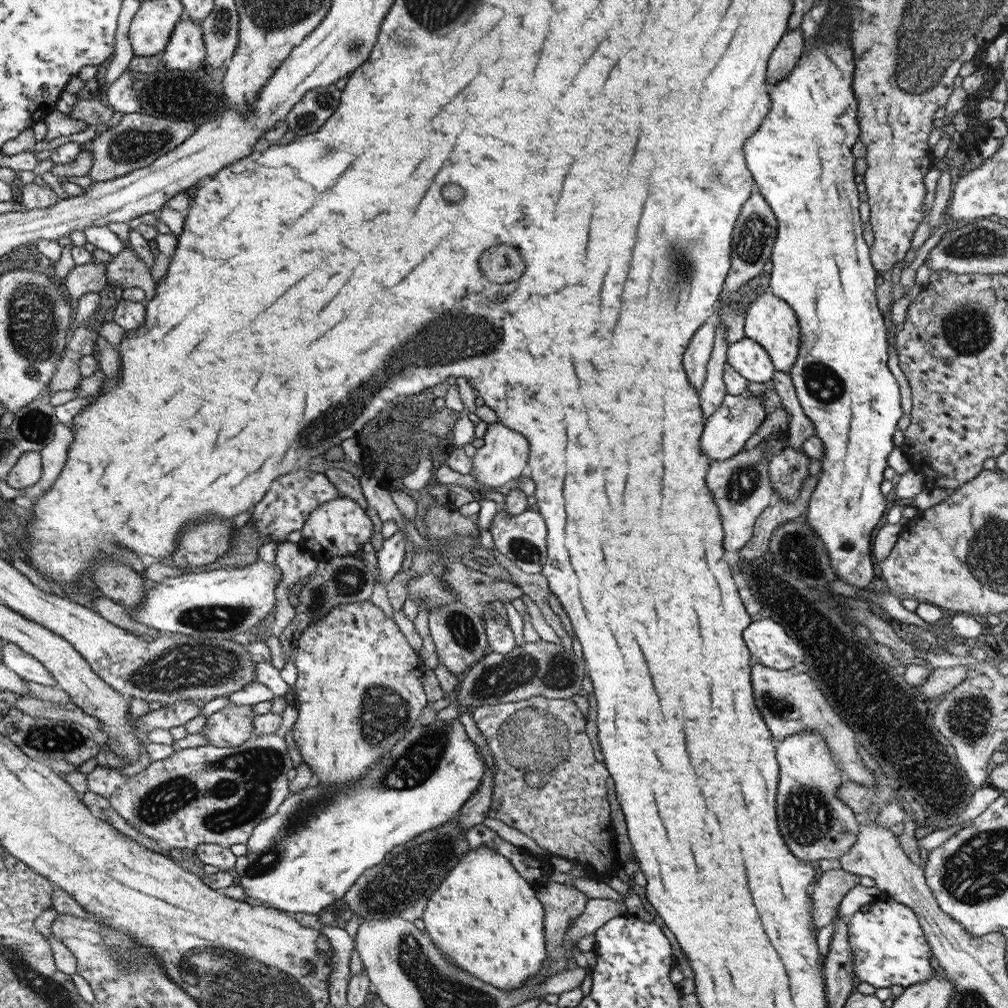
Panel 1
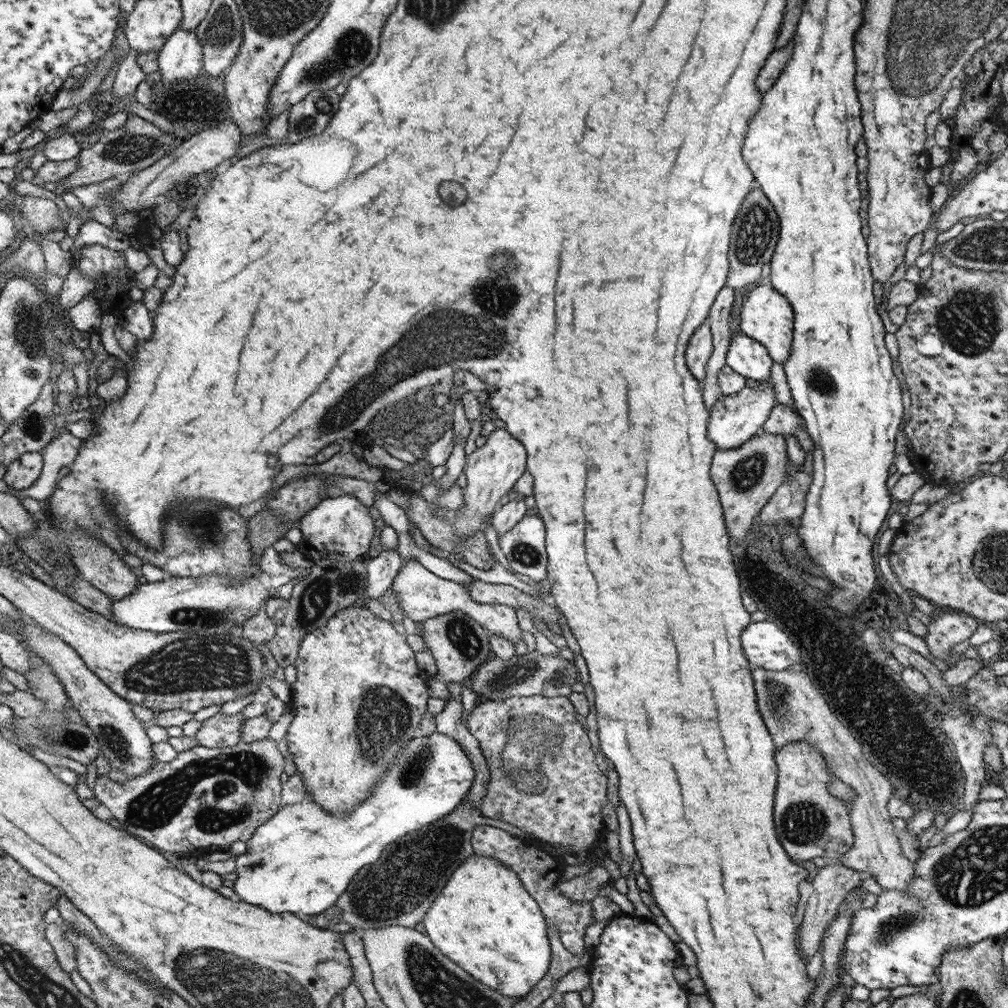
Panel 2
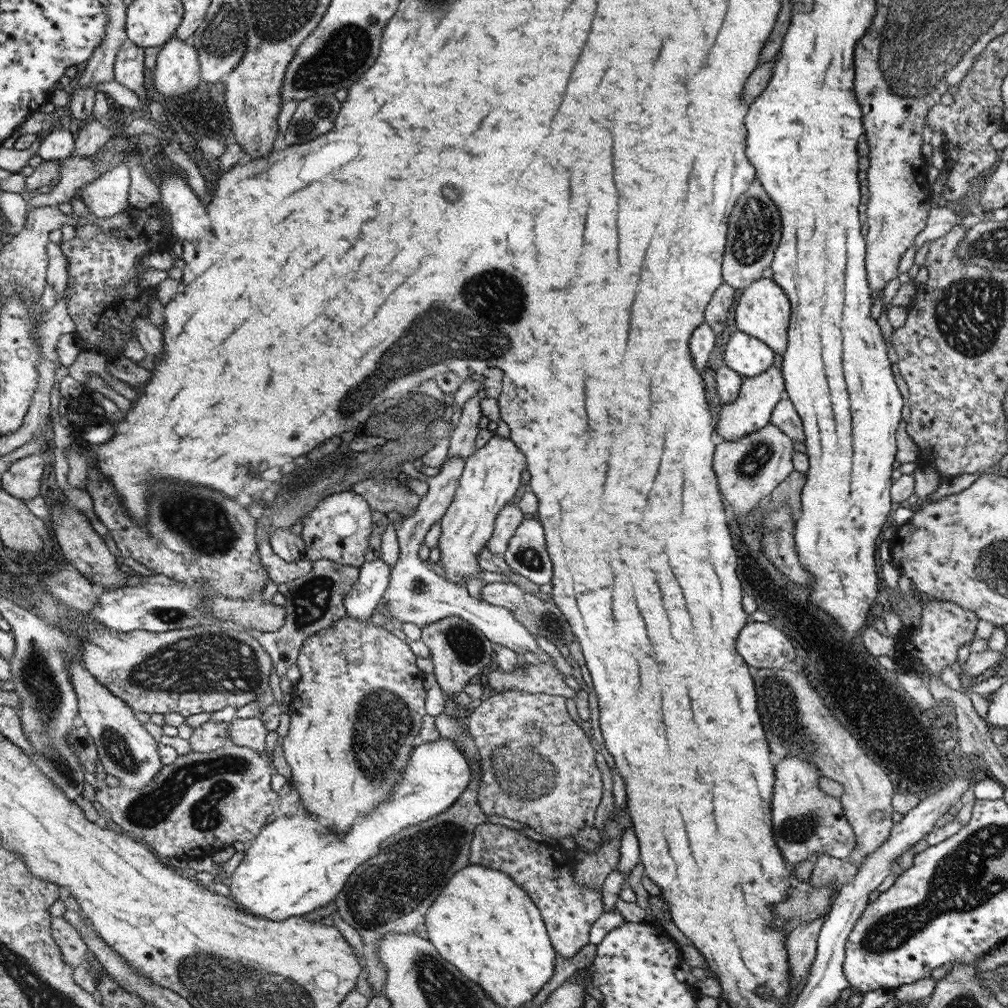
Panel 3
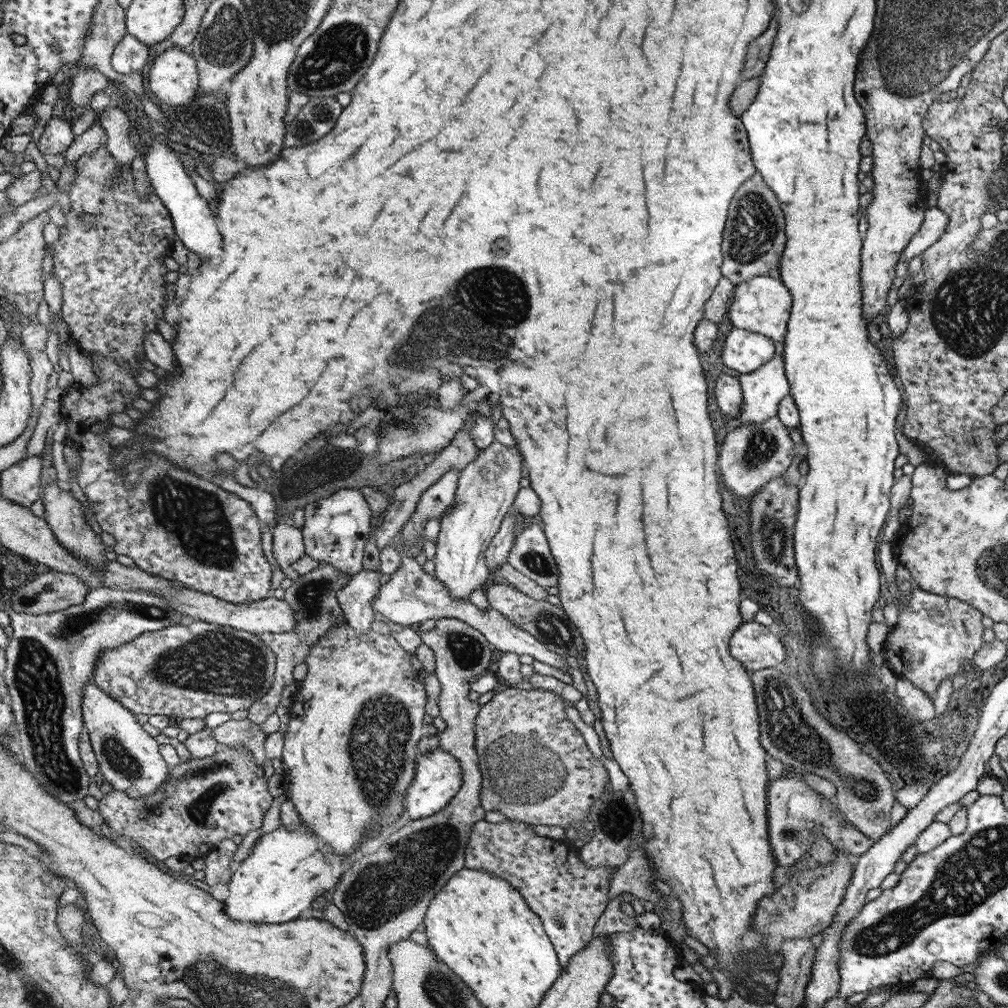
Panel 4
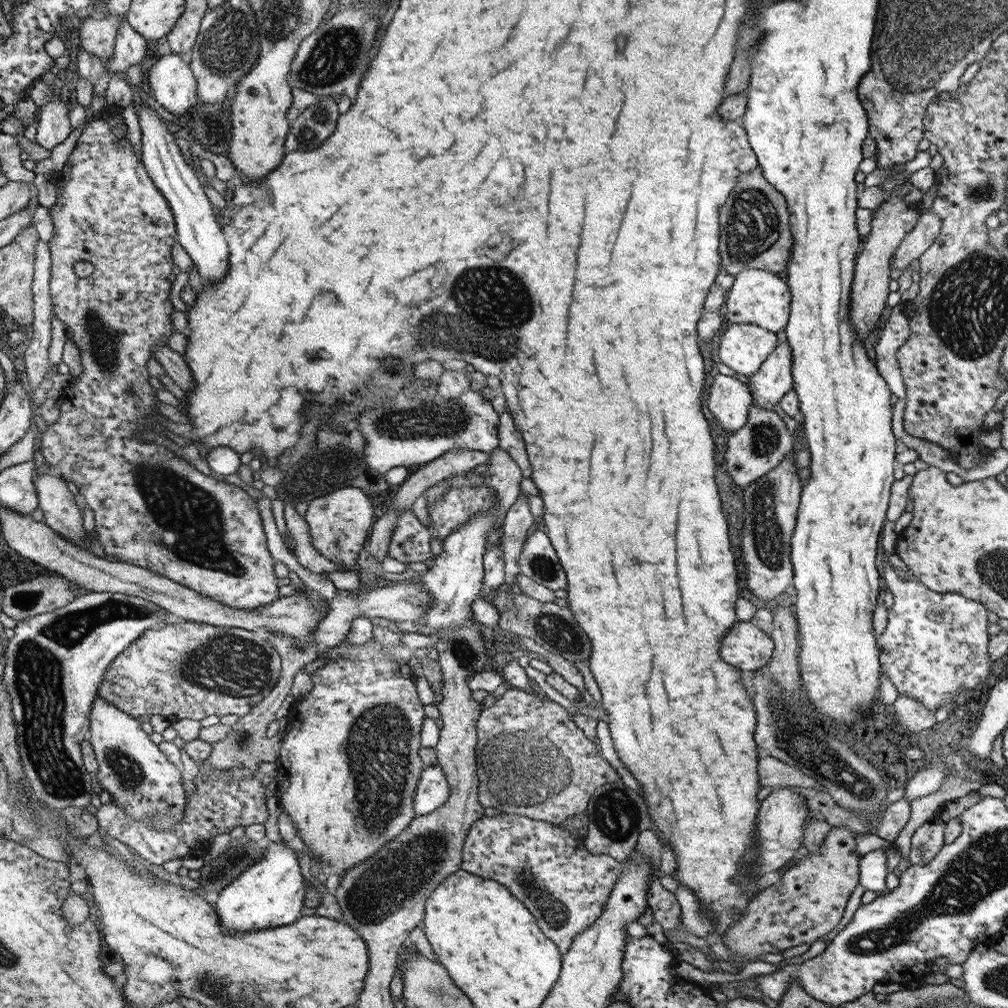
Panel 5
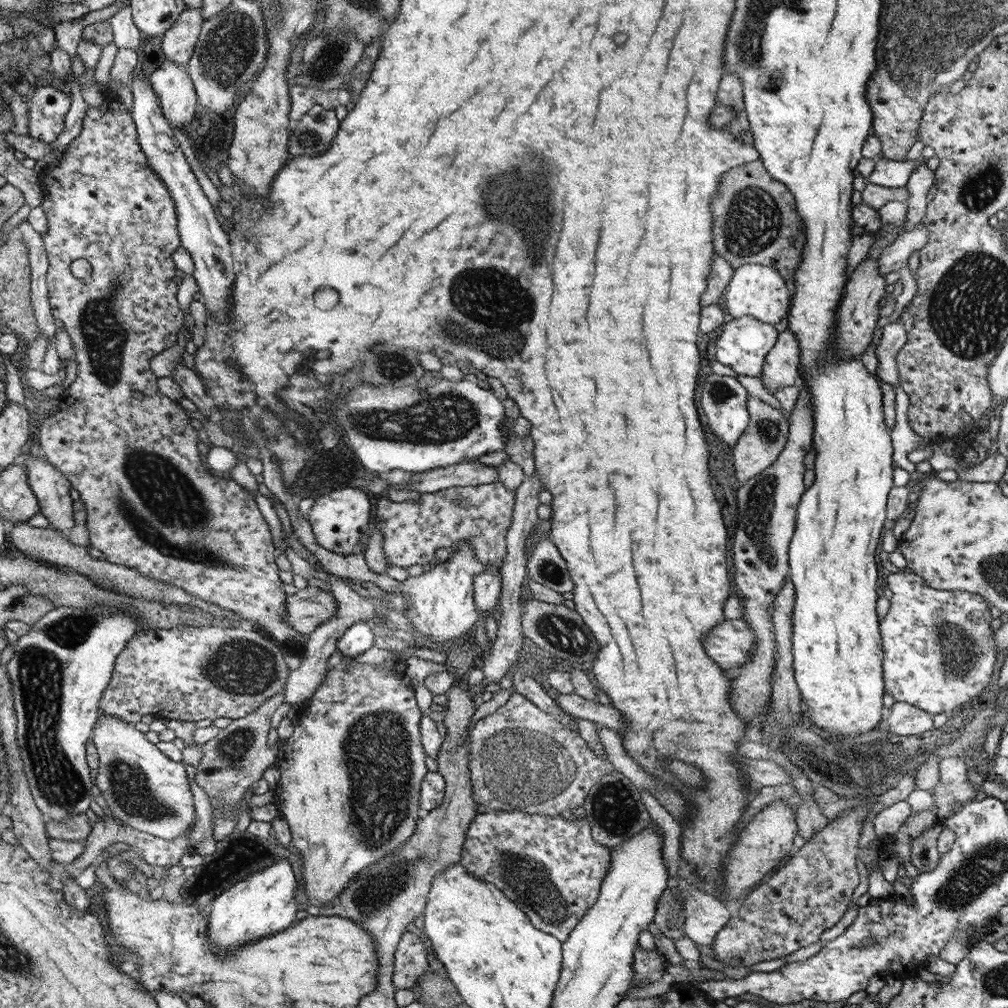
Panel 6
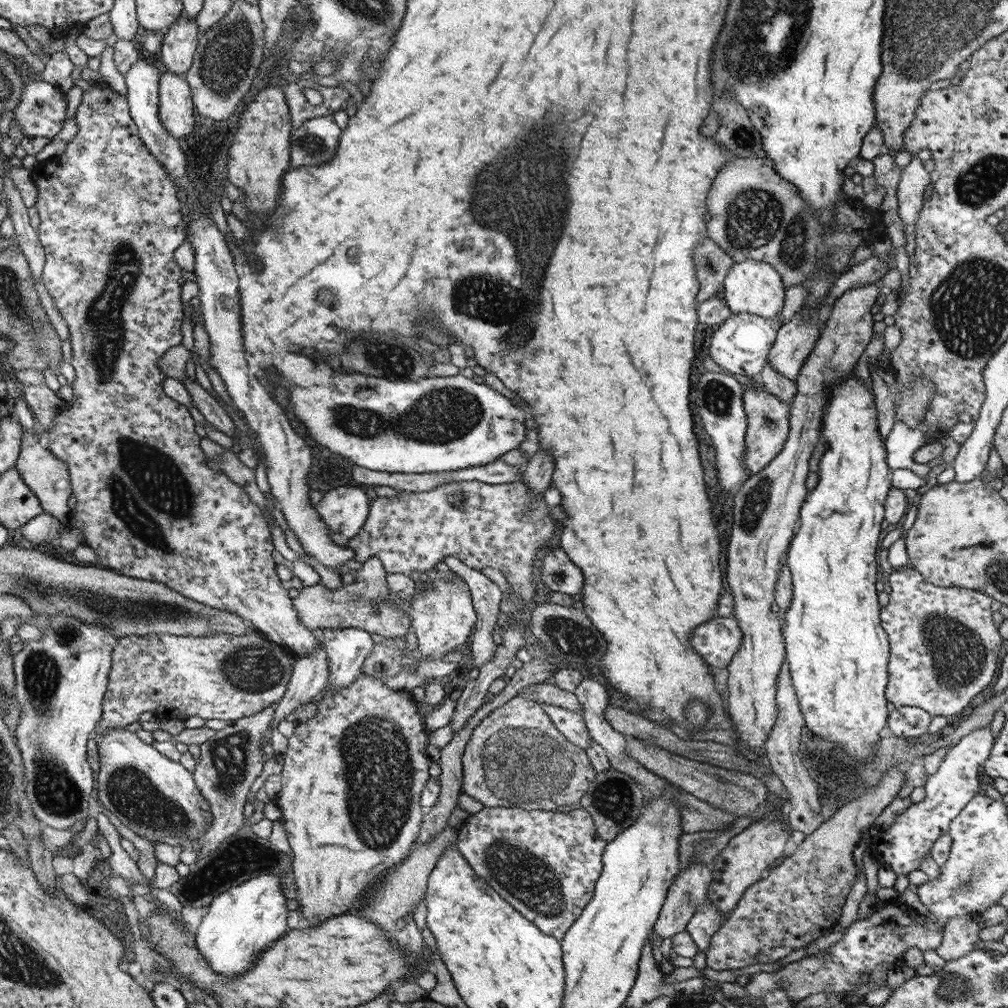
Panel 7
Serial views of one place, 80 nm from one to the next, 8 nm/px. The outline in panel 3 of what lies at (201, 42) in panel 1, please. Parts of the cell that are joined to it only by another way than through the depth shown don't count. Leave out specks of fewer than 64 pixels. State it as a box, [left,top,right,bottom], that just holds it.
[154,37,201,96]

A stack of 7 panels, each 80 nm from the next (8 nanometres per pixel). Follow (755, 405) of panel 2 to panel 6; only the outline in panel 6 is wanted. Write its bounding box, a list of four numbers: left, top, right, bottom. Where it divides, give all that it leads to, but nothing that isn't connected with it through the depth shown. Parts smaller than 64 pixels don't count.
[761,329,801,393]

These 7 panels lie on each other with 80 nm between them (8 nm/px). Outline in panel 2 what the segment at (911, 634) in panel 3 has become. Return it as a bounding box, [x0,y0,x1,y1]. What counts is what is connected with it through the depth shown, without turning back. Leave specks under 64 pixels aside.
[923,608,978,663]

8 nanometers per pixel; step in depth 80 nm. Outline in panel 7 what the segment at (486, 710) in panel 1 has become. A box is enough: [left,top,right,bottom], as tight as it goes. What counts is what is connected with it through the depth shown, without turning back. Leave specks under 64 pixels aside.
[462,697,597,810]

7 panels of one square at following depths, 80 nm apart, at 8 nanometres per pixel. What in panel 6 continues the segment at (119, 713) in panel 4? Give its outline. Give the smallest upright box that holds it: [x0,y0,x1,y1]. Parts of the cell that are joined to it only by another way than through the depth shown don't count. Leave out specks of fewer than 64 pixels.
[92,715,196,840]

